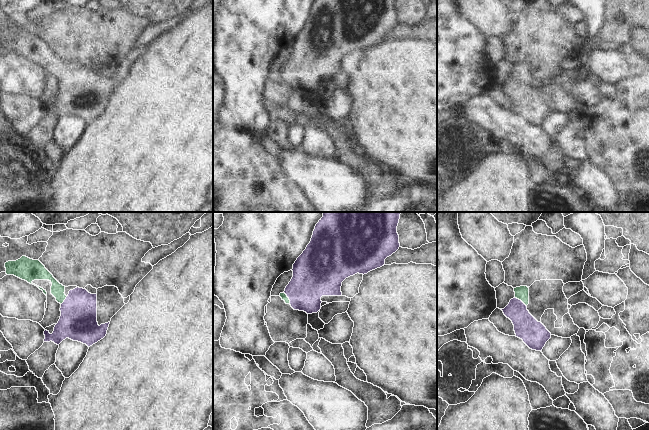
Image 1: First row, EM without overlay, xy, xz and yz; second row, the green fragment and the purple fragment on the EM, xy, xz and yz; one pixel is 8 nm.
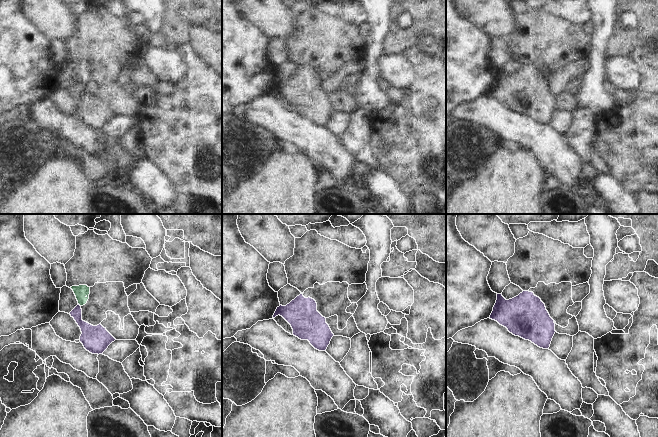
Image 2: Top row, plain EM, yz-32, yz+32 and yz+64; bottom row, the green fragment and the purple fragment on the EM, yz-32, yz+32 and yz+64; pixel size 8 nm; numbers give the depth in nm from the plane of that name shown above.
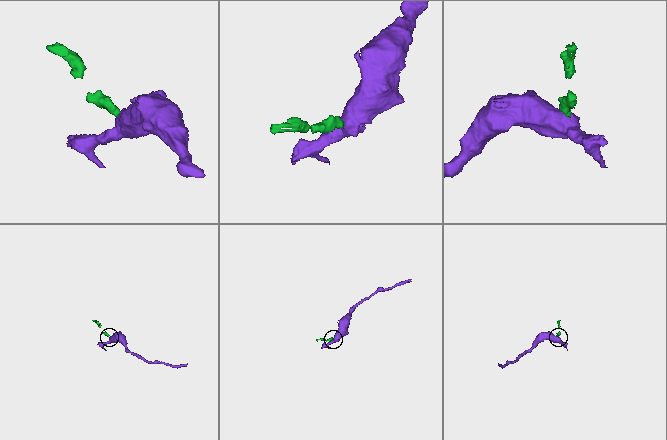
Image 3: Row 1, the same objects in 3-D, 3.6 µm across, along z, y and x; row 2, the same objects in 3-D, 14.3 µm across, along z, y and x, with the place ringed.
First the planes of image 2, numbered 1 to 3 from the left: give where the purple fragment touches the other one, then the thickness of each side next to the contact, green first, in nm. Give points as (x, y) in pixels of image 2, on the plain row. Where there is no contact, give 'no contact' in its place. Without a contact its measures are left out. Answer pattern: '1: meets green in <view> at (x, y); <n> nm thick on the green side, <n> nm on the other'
1: meets green in yz-32 at (79, 80); 110 nm thick on the green side, 140 nm on the other
2: no contact
3: no contact

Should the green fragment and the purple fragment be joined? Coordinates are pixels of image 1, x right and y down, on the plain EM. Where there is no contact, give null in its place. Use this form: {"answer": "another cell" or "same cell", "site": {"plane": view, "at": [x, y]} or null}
{"answer": "same cell", "site": {"plane": "xz", "at": [288, 74]}}

